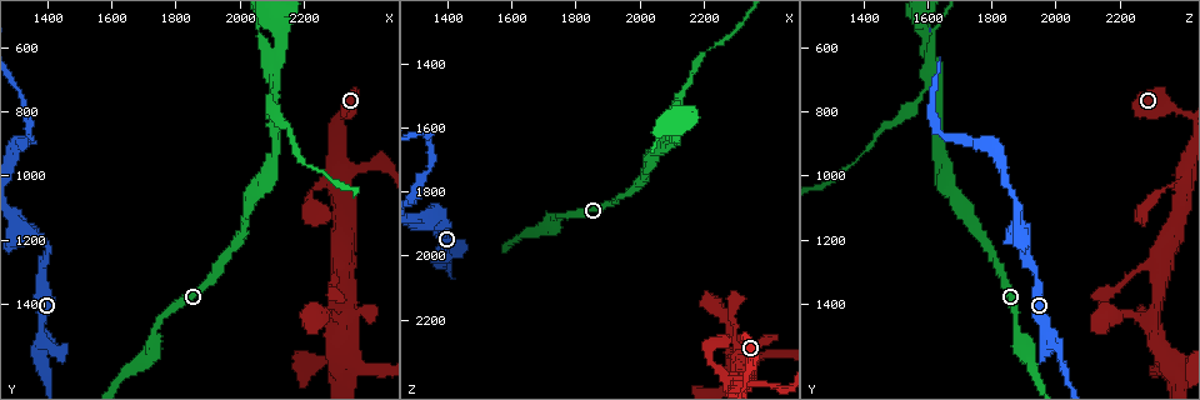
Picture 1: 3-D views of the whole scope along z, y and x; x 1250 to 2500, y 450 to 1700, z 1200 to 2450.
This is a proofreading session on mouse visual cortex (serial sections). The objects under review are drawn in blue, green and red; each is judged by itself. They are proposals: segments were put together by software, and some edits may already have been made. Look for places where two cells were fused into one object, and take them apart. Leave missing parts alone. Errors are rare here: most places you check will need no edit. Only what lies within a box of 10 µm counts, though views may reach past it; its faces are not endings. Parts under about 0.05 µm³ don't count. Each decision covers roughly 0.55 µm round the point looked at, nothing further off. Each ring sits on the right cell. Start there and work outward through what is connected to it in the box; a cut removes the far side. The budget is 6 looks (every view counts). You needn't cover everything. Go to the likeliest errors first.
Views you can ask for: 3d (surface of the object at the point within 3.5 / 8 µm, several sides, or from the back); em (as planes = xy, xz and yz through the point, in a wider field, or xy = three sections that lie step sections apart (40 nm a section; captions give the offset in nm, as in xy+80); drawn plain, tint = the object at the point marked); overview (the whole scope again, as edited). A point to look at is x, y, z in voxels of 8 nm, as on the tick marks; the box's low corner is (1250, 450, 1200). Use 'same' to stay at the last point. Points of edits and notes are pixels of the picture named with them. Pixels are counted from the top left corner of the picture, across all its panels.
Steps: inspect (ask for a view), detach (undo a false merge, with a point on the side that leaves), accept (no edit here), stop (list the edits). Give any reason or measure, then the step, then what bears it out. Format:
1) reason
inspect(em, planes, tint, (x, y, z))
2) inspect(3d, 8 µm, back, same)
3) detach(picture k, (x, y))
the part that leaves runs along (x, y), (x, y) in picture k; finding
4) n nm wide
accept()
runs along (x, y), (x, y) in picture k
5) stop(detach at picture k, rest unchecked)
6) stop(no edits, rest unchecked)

thick turns thin
inspect(3d, 3.5 µm, back, (2100, 690, 1620))

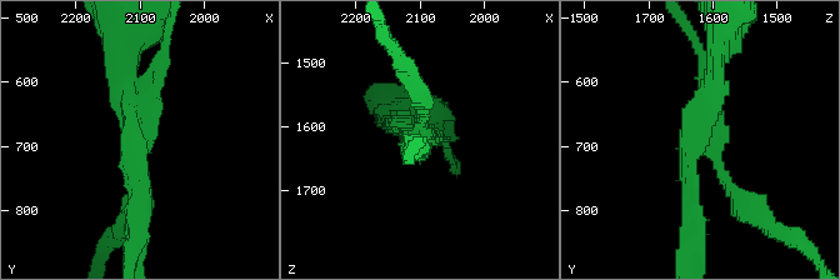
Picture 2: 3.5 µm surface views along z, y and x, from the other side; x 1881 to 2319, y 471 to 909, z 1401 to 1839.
4 arms; arms of 150, 200, 250, 300 nm; shape alone is not enough
inspect(em, xy, step 5, tint, (2105, 685, 1625))

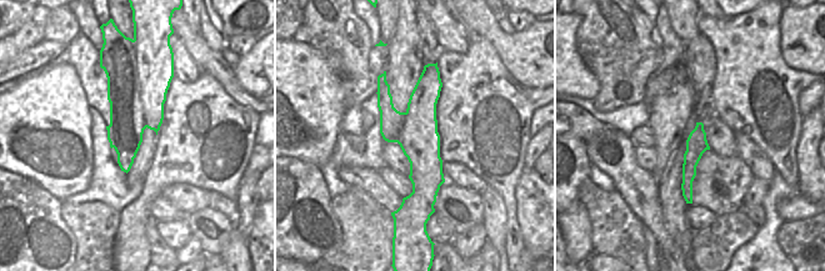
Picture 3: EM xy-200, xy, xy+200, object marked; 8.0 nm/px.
inspect(em, xy, step 2, tint, same)

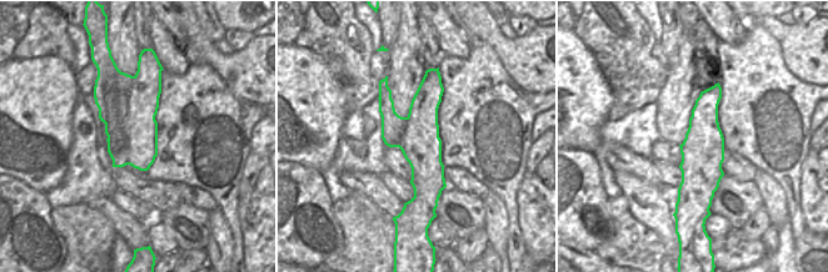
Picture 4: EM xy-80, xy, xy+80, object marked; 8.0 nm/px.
360 nm wide
accept()
runs along (691, 218), (689, 149), (718, 56) in picture 2; one cell here

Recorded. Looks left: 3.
abrupt turn
inspect(3d, 3.5 µm, (1420, 1550, 1960))

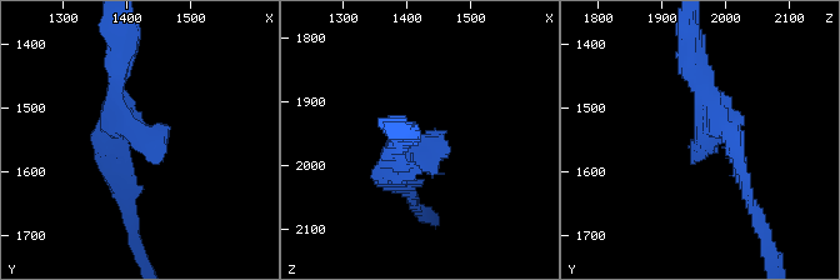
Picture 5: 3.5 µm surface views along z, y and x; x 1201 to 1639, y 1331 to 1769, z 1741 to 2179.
inspect(em, xy, step 2, tint, (1415, 1550, 1970))

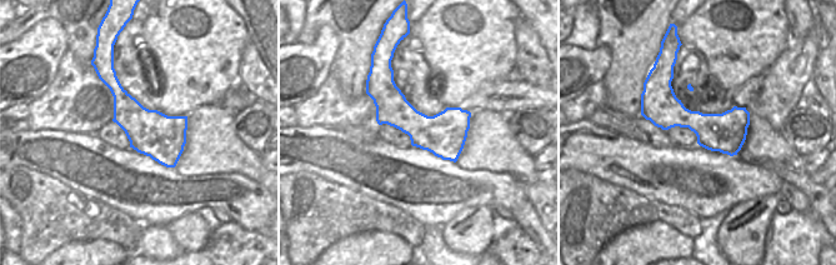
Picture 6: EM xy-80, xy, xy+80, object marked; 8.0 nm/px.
accept()
runs along (118, 75), (109, 118), (163, 155) in picture 5; continuous, no second cell

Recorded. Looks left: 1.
stop(no edits, rest unchecked)

